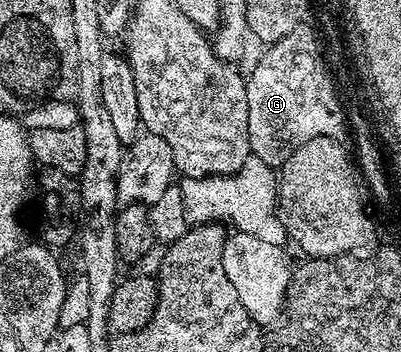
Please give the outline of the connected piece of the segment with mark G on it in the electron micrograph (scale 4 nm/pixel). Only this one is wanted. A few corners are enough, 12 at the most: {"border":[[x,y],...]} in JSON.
{"border":[[302,27],[246,76],[248,147],[285,164],[346,113]]}

